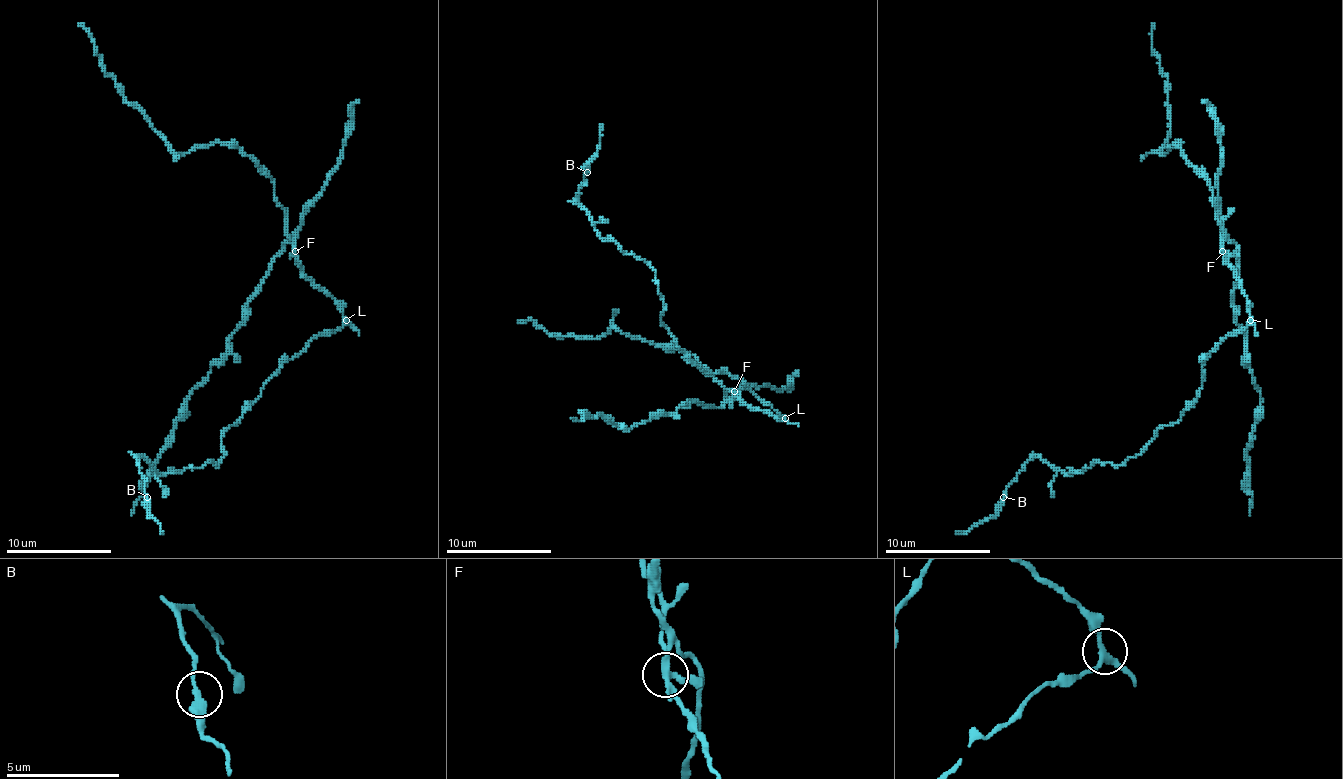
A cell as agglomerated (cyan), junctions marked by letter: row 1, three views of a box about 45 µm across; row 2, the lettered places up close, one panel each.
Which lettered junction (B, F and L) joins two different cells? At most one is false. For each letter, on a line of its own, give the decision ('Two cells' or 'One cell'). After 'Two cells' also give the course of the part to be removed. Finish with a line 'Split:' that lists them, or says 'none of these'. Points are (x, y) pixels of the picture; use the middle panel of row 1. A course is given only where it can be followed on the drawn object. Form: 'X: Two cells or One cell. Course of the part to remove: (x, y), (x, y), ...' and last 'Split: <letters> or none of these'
B: One cell
F: Two cells. Course of the part to remove: (735, 392), (722, 407), (684, 402), (674, 413), (655, 413), (632, 429), (602, 415), (571, 418)
L: One cell
Split: F

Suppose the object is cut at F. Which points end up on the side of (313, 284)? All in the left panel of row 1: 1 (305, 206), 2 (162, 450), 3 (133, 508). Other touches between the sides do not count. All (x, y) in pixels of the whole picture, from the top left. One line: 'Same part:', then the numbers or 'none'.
Same part: none

